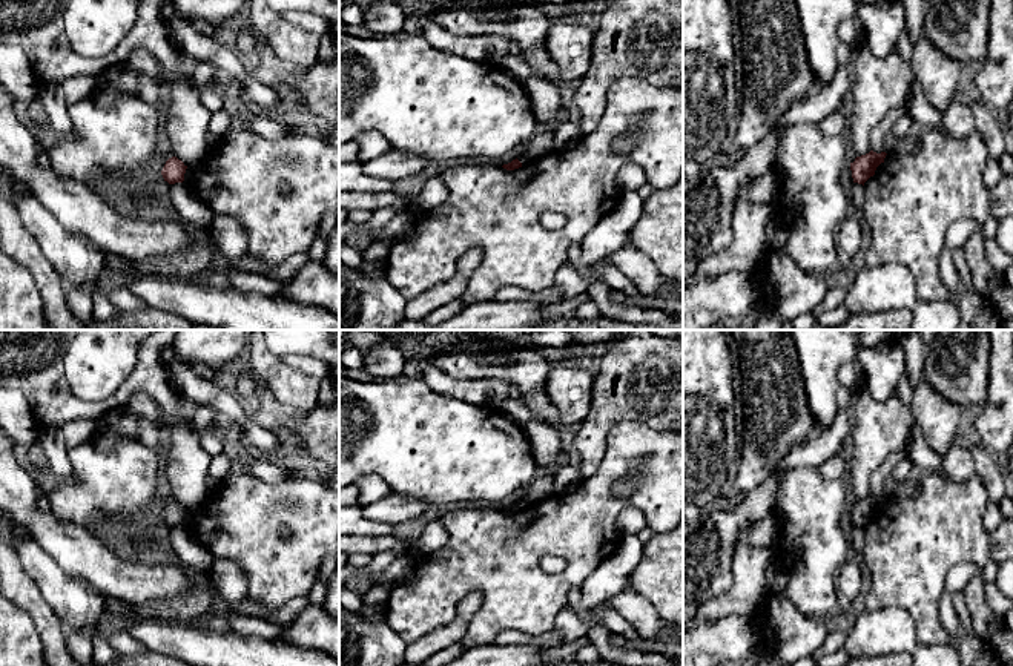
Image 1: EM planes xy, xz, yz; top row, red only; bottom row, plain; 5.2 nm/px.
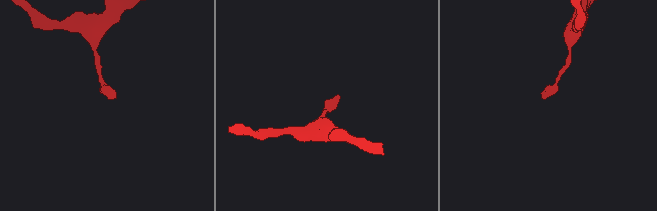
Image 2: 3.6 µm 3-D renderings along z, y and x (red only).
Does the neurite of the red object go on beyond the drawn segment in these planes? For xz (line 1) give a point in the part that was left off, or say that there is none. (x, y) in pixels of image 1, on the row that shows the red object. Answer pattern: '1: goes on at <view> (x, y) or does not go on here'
1: does not go on here

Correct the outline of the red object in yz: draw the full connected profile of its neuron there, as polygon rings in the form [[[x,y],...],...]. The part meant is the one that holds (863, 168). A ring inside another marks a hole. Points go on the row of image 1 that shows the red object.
[[[870,150],[866,155],[856,157],[853,163],[850,163],[853,183],[863,184],[875,175],[876,167],[884,163],[886,152],[876,153]]]

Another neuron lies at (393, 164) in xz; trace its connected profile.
[[[388,150],[381,157],[361,163],[365,173],[398,181],[421,172],[428,166],[428,160],[399,150]]]

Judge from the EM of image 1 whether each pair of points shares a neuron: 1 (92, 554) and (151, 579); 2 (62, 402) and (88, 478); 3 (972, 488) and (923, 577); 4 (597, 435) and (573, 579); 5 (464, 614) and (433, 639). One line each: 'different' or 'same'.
1: same
2: different
3: same
4: different
5: same

